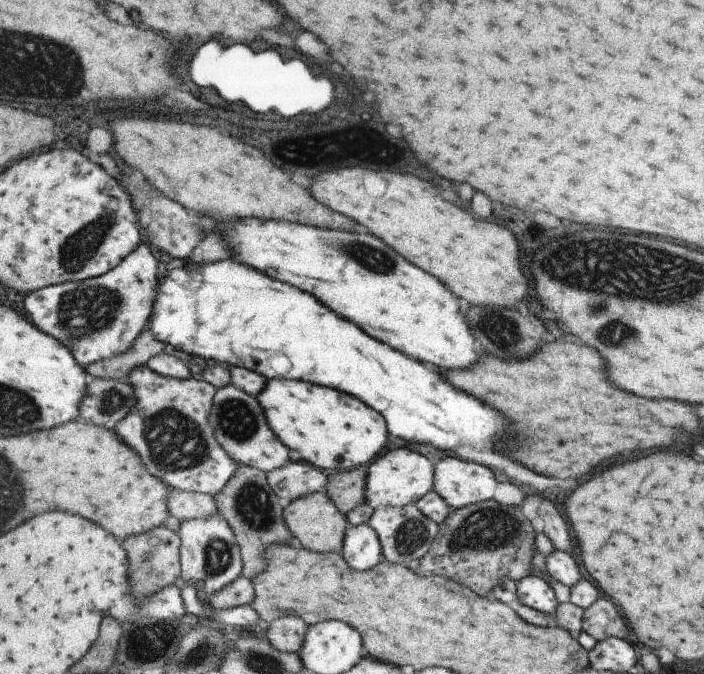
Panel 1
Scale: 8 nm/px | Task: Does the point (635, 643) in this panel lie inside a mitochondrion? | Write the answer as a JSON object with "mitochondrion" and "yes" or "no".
{"mitochondrion":"no"}

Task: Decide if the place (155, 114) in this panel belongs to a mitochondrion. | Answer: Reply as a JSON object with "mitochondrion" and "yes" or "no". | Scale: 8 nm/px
{"mitochondrion":"no"}

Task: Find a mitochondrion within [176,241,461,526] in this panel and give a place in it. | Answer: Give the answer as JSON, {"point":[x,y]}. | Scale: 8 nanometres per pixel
{"point":[237,420]}

